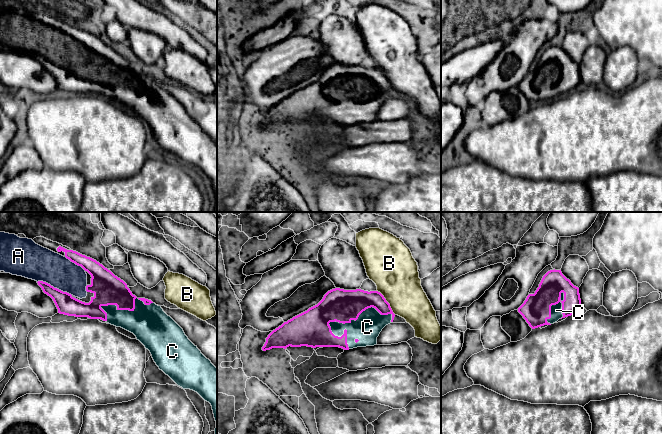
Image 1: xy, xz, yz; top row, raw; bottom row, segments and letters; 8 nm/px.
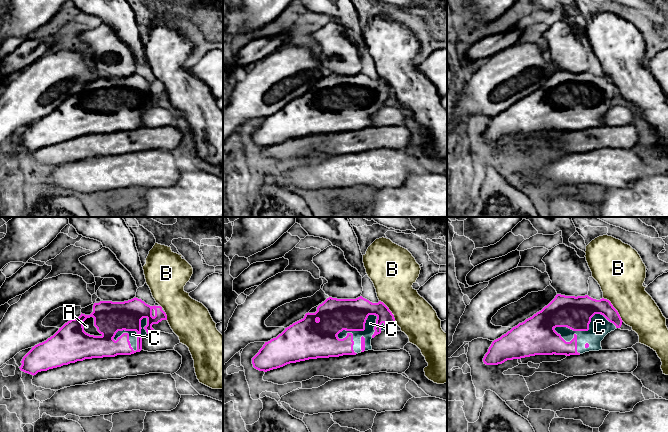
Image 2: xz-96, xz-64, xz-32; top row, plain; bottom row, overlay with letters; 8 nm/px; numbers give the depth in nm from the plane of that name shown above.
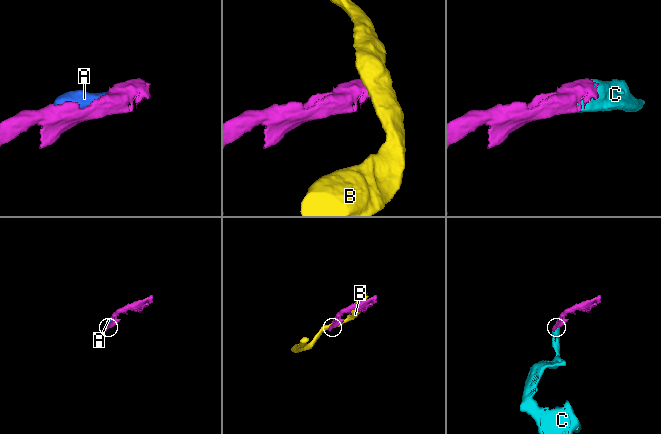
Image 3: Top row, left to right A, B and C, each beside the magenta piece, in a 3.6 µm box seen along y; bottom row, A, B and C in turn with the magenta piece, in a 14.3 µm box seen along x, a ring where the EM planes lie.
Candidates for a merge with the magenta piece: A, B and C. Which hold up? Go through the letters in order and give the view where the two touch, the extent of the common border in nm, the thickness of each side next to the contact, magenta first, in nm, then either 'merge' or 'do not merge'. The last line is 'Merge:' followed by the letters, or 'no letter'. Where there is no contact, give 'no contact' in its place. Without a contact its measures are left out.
A: meets magenta in xy; contact 300 nm long; 160 nm thick on the magenta side, 280 nm on the other; merge
B: meets magenta in xz; contact 260 nm long; 190 nm thick on the magenta side, 360 nm on the other; do not merge
C: meets magenta in xz; contact 550 nm long; 260 nm thick on the magenta side, 220 nm on the other; merge
Merge: A, C

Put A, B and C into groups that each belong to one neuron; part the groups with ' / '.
A C / B

